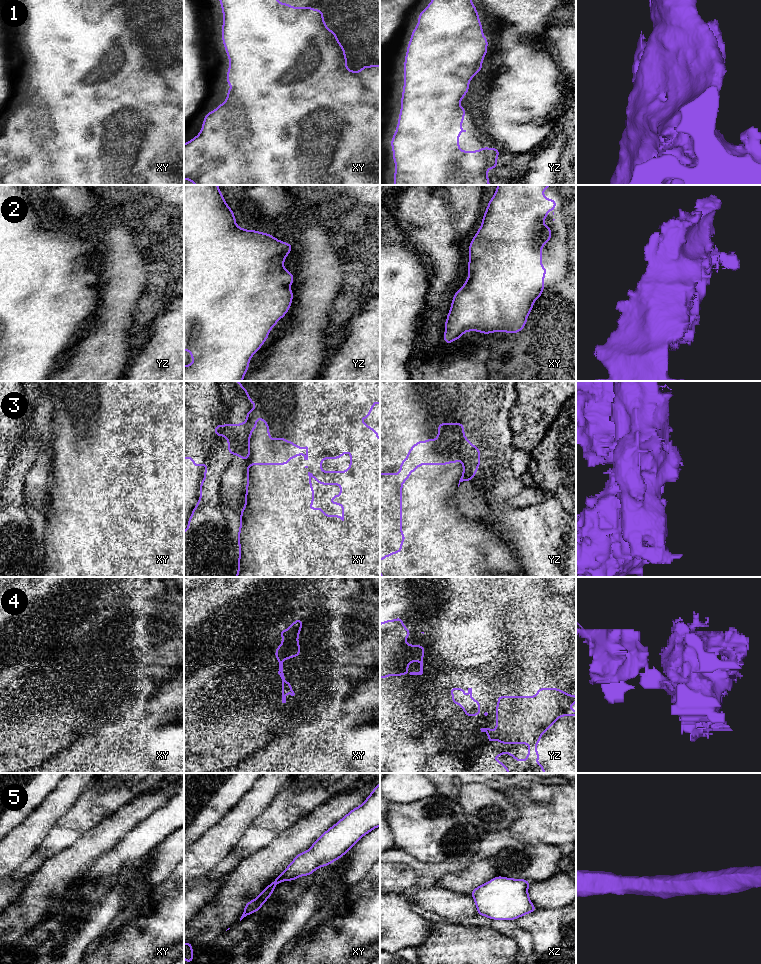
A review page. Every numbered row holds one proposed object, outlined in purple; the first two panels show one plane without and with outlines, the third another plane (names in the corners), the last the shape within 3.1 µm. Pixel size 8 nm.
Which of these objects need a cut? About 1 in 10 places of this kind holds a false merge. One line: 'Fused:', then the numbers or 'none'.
Fused: 3, 4

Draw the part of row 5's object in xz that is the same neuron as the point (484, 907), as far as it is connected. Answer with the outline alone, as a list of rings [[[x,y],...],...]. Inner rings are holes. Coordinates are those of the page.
[[[497,876],[475,888],[470,895],[478,915],[493,920],[516,920],[537,910],[528,895],[529,885],[528,880]]]

